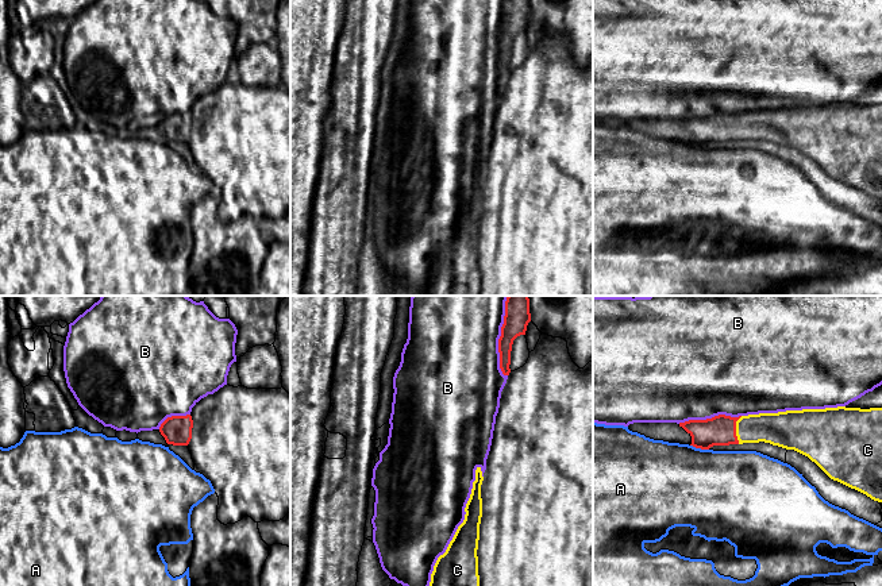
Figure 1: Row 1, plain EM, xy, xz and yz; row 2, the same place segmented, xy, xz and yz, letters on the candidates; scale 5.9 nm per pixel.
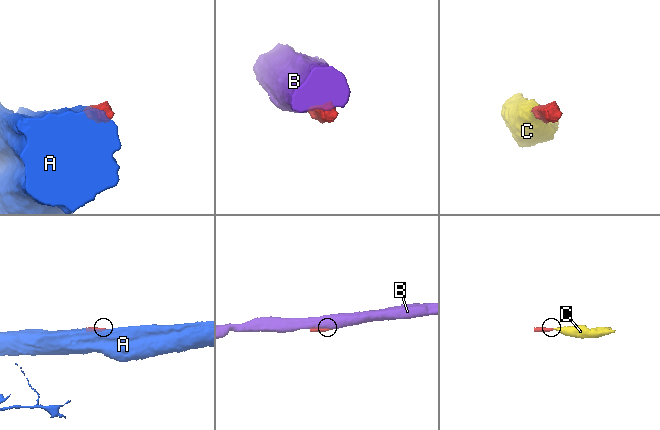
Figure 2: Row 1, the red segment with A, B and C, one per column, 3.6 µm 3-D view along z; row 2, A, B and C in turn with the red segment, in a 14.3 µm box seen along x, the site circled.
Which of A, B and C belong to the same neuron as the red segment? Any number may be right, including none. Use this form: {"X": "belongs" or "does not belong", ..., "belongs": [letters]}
{"A": "does not belong", "B": "does not belong", "C": "belongs", "belongs": ["C"]}

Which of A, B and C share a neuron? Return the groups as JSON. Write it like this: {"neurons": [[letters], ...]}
{"neurons": [["A"], ["B"], ["C"]]}

